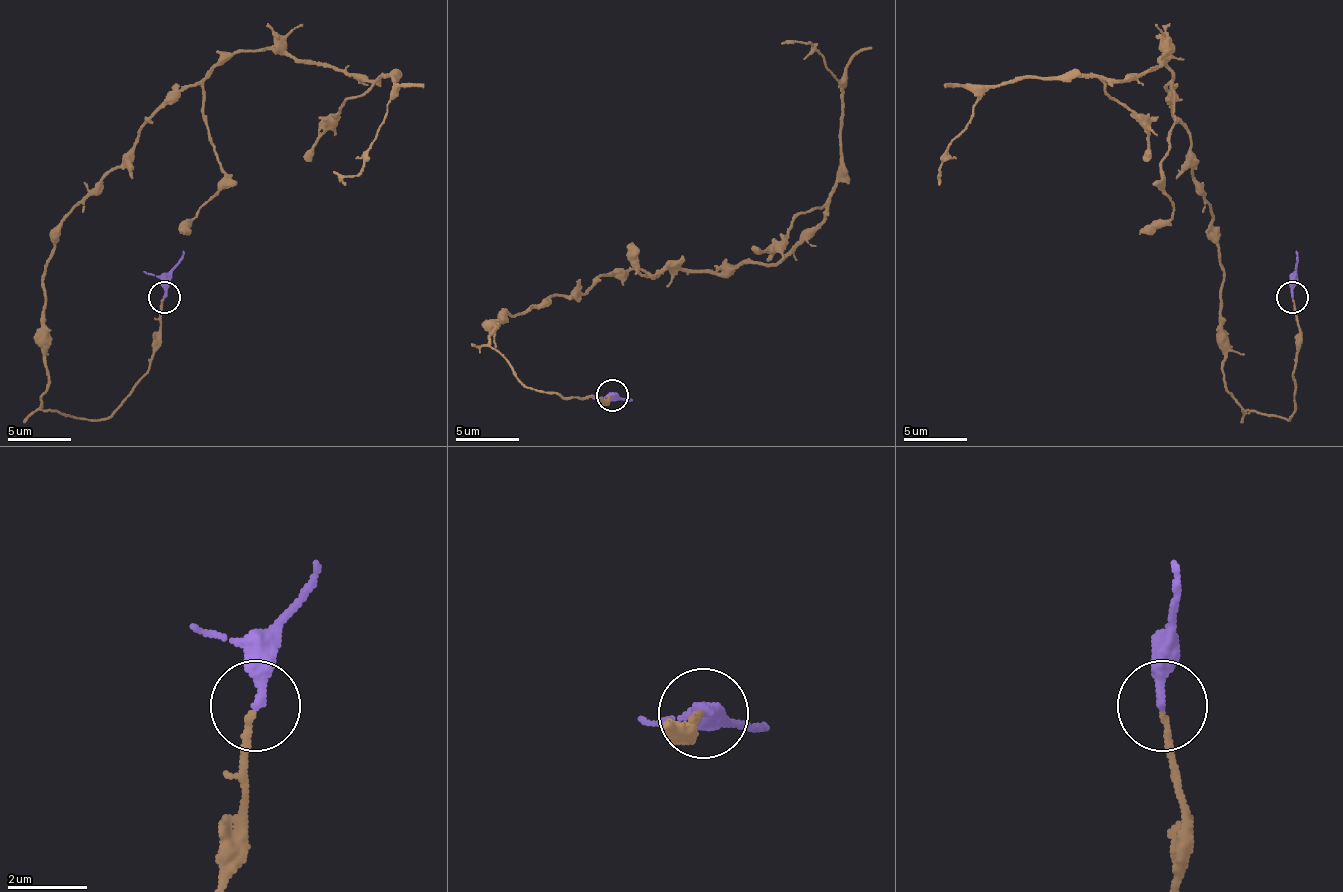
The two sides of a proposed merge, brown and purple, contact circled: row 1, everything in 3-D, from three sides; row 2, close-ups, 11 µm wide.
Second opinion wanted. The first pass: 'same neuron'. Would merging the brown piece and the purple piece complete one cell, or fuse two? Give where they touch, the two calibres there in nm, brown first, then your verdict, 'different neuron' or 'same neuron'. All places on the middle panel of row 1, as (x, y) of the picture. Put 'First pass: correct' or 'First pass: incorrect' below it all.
(612, 395) | 140/280 nm | same neuron
First pass: correct

